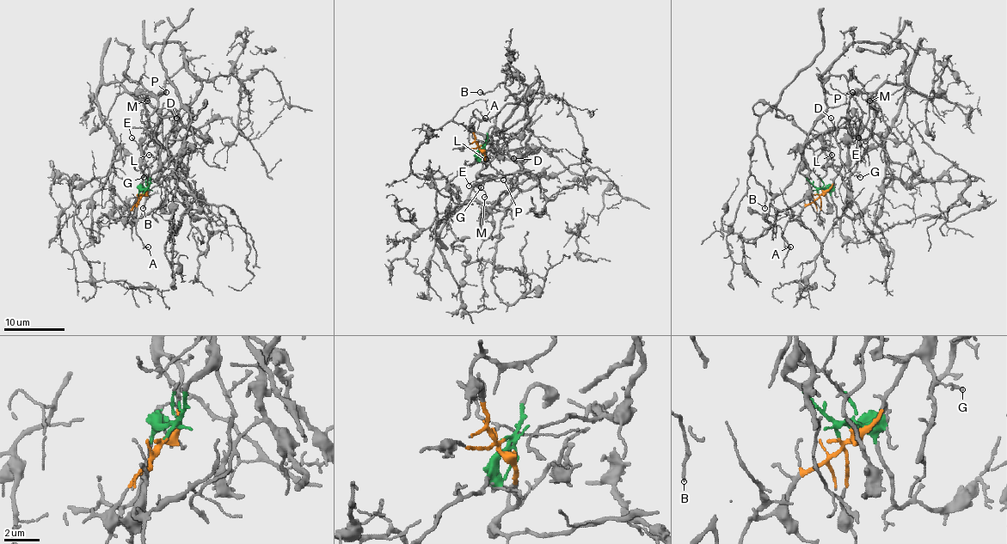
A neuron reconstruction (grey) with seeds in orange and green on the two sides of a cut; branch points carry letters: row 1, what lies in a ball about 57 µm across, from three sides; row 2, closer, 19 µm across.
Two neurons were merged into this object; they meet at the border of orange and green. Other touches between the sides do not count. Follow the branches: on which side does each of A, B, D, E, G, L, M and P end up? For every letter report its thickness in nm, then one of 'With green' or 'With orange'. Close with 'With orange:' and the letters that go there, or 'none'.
A: Thickness 140 nm. With orange
B: Thickness 150 nm. With green
D: Thickness 110 nm. With green
E: Thickness 100 nm. With orange
G: Thickness 150 nm. With orange
L: Thickness 110 nm. With green
M: Thickness 110 nm. With orange
P: Thickness 90 nm. With orange
With orange: A, E, G, M, P

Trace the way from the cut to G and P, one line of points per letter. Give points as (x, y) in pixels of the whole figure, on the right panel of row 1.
G: (818, 195), (822, 195), (832, 186), (842, 166), (853, 175), (861, 176)
P: (818, 195), (822, 195), (832, 186), (839, 168), (847, 161), (847, 108), (853, 91)

